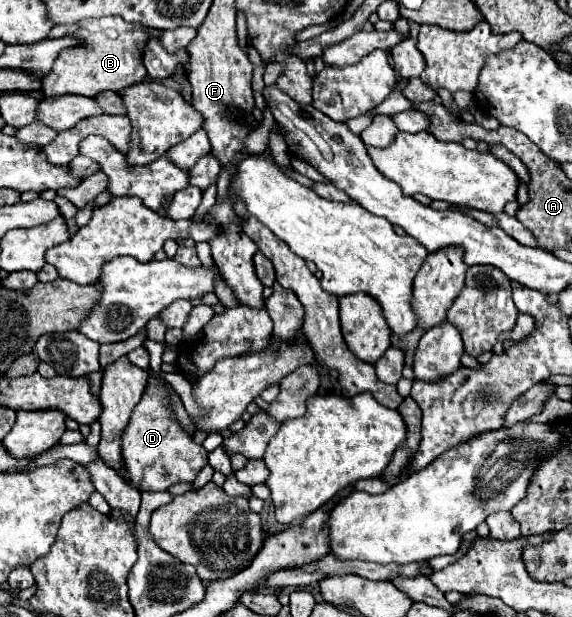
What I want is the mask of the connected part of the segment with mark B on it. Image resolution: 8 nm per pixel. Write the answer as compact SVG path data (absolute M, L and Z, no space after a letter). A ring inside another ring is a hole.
M110 16L100 20L80 20L78 24L80 30L74 36L86 44L76 46L76 50L64 50L64 54L56 58L52 74L42 80L40 92L44 98L58 98L64 94L82 94L94 98L106 90L120 94L124 88L146 78L146 70L140 62L140 52L150 36L144 32L144 28L140 28L140 24L130 24L122 18Z

